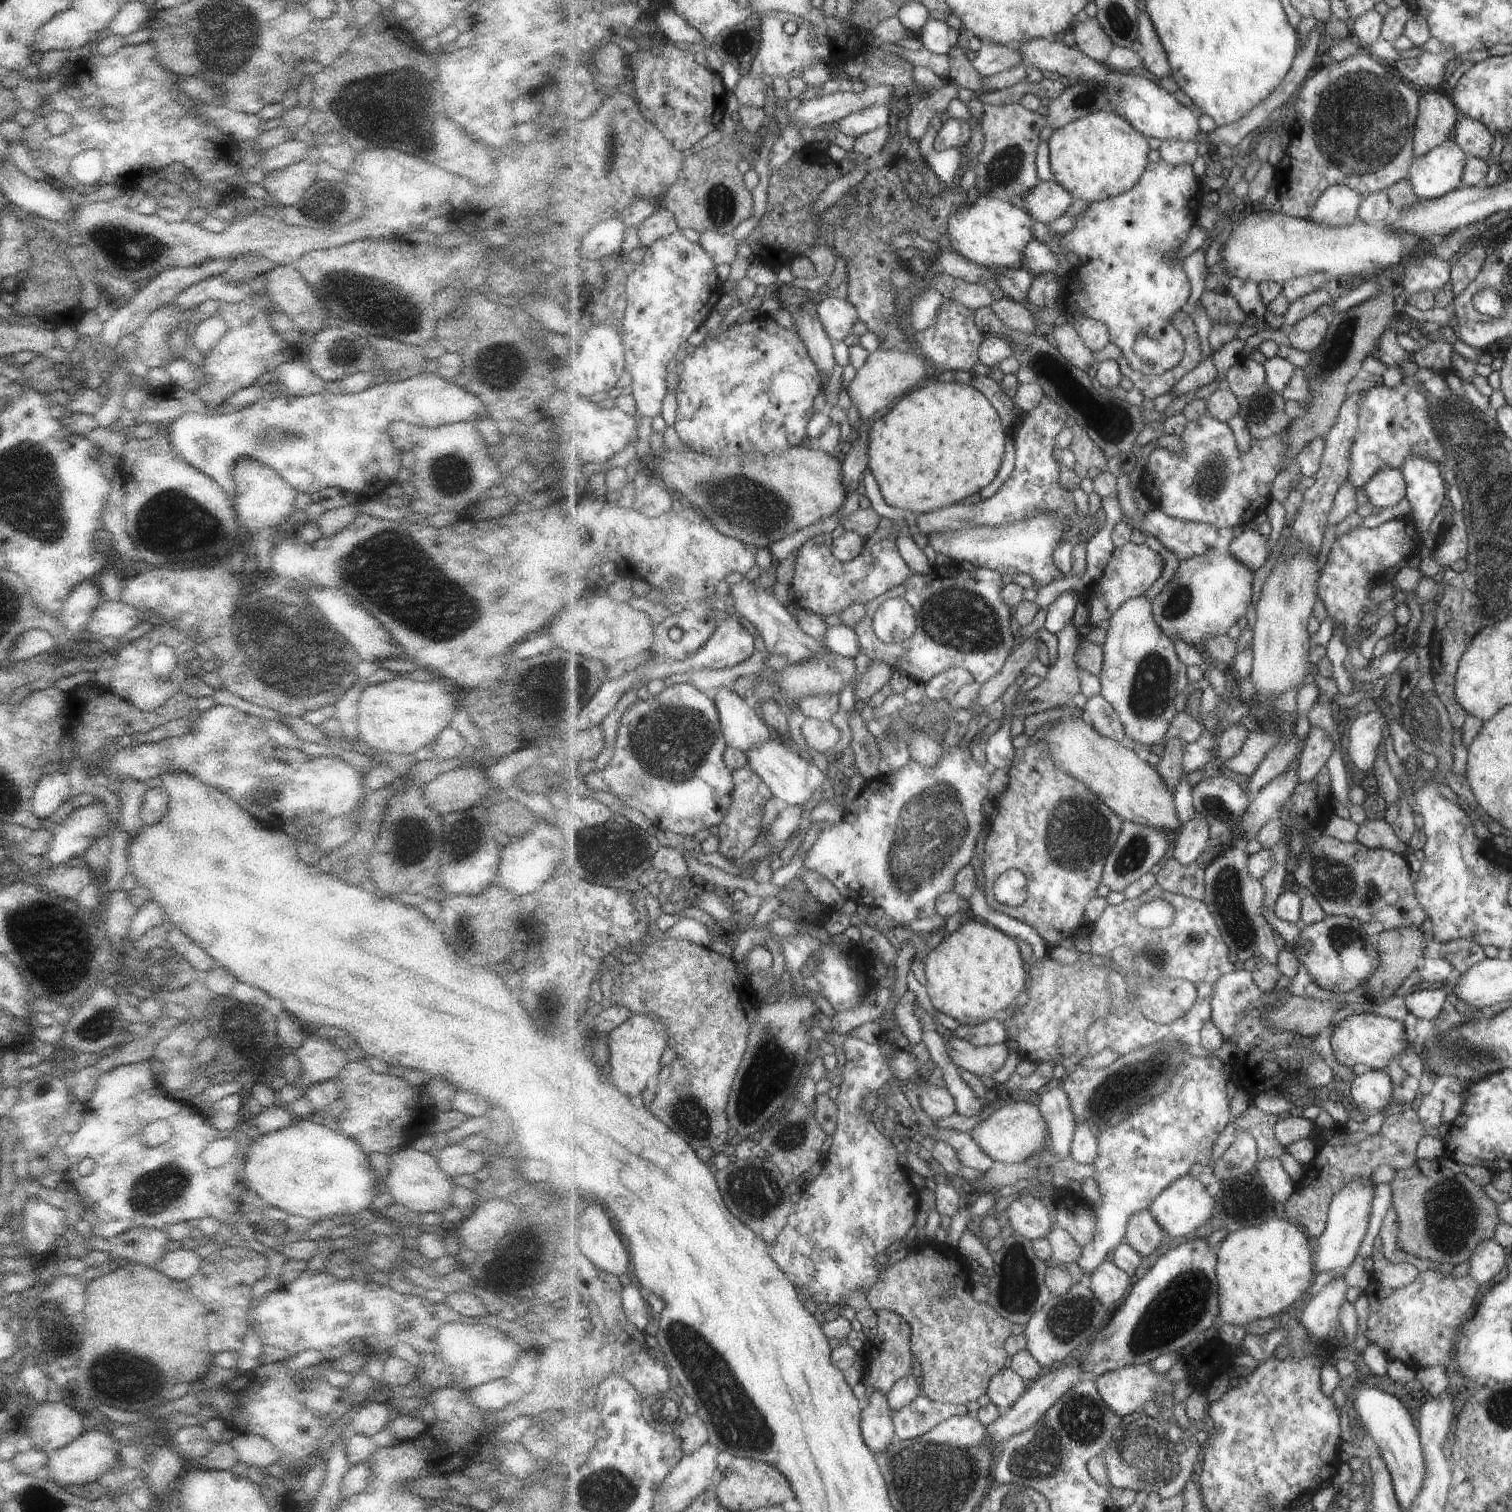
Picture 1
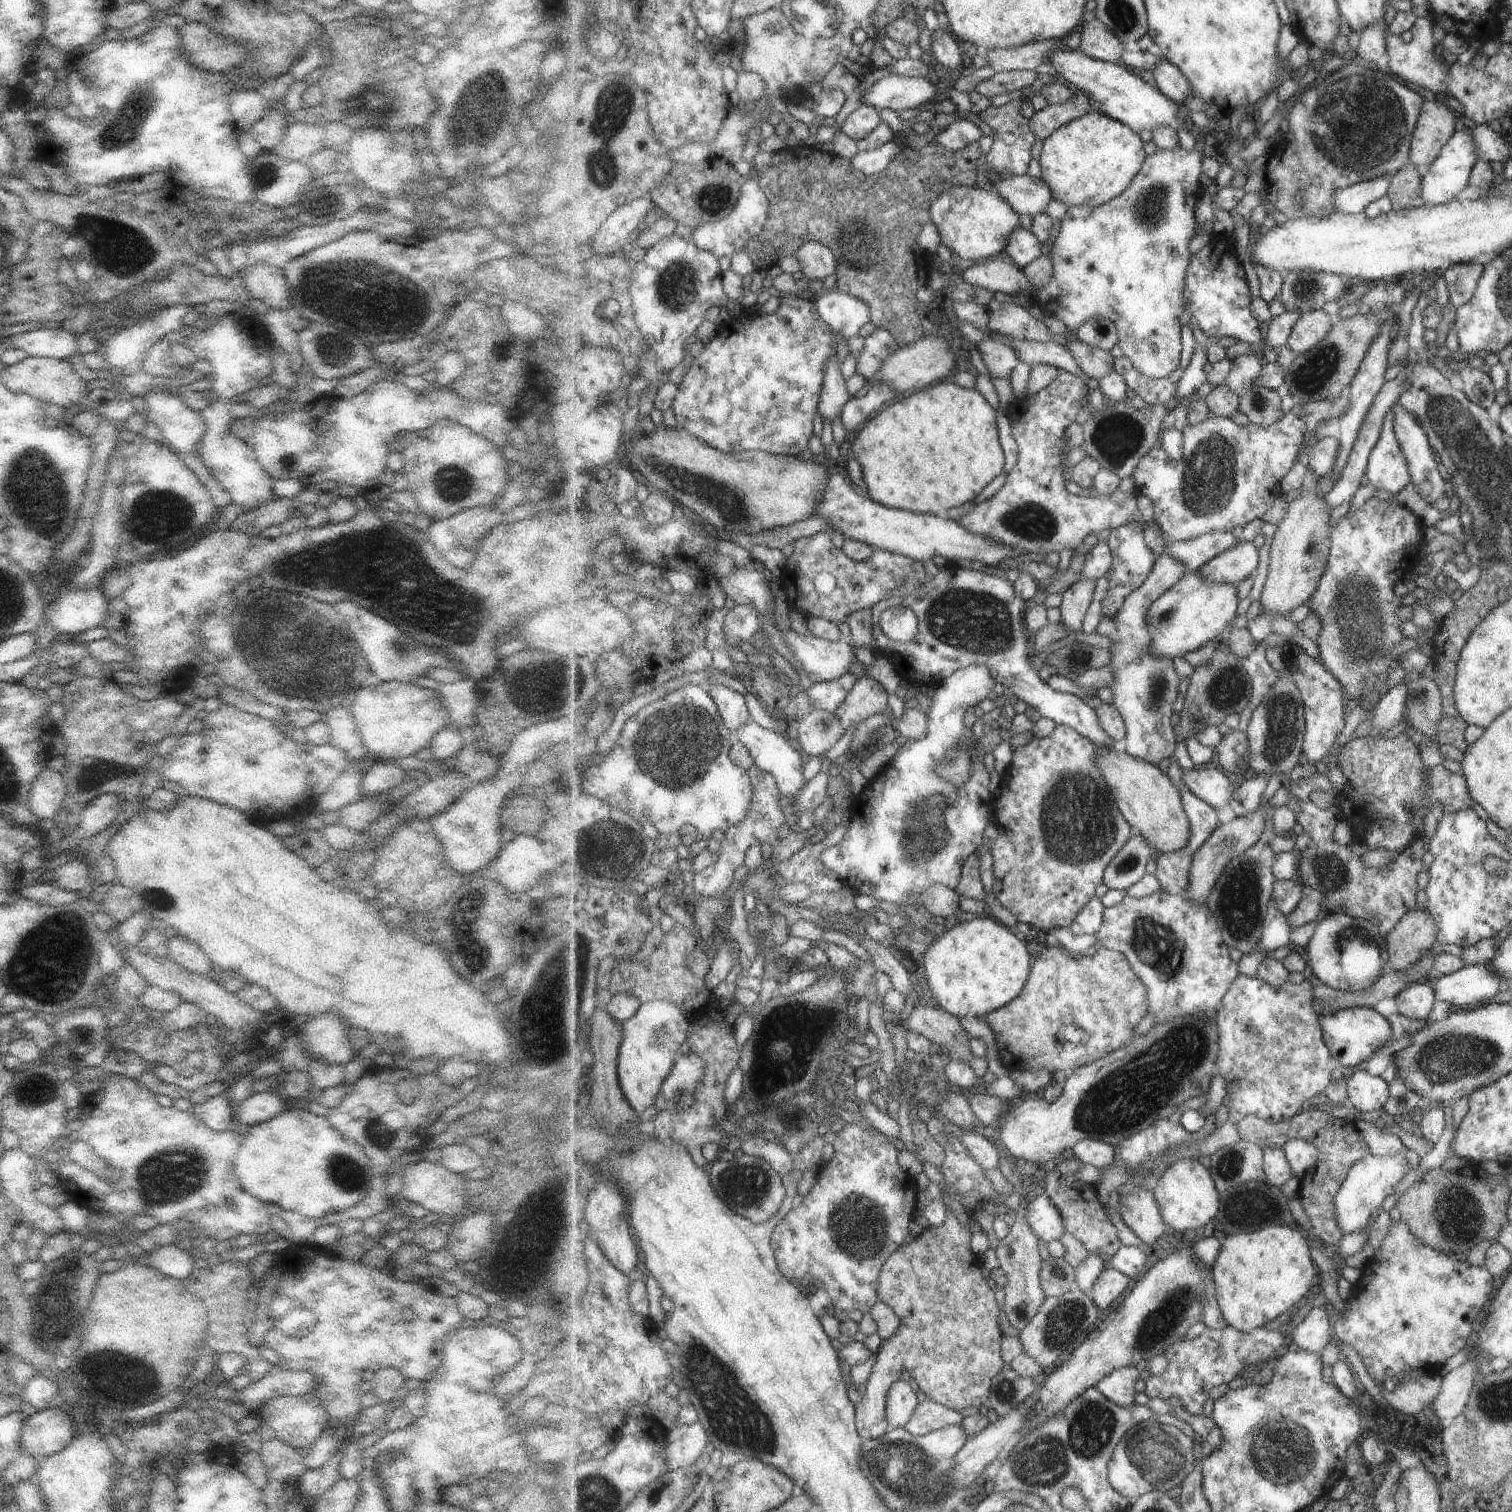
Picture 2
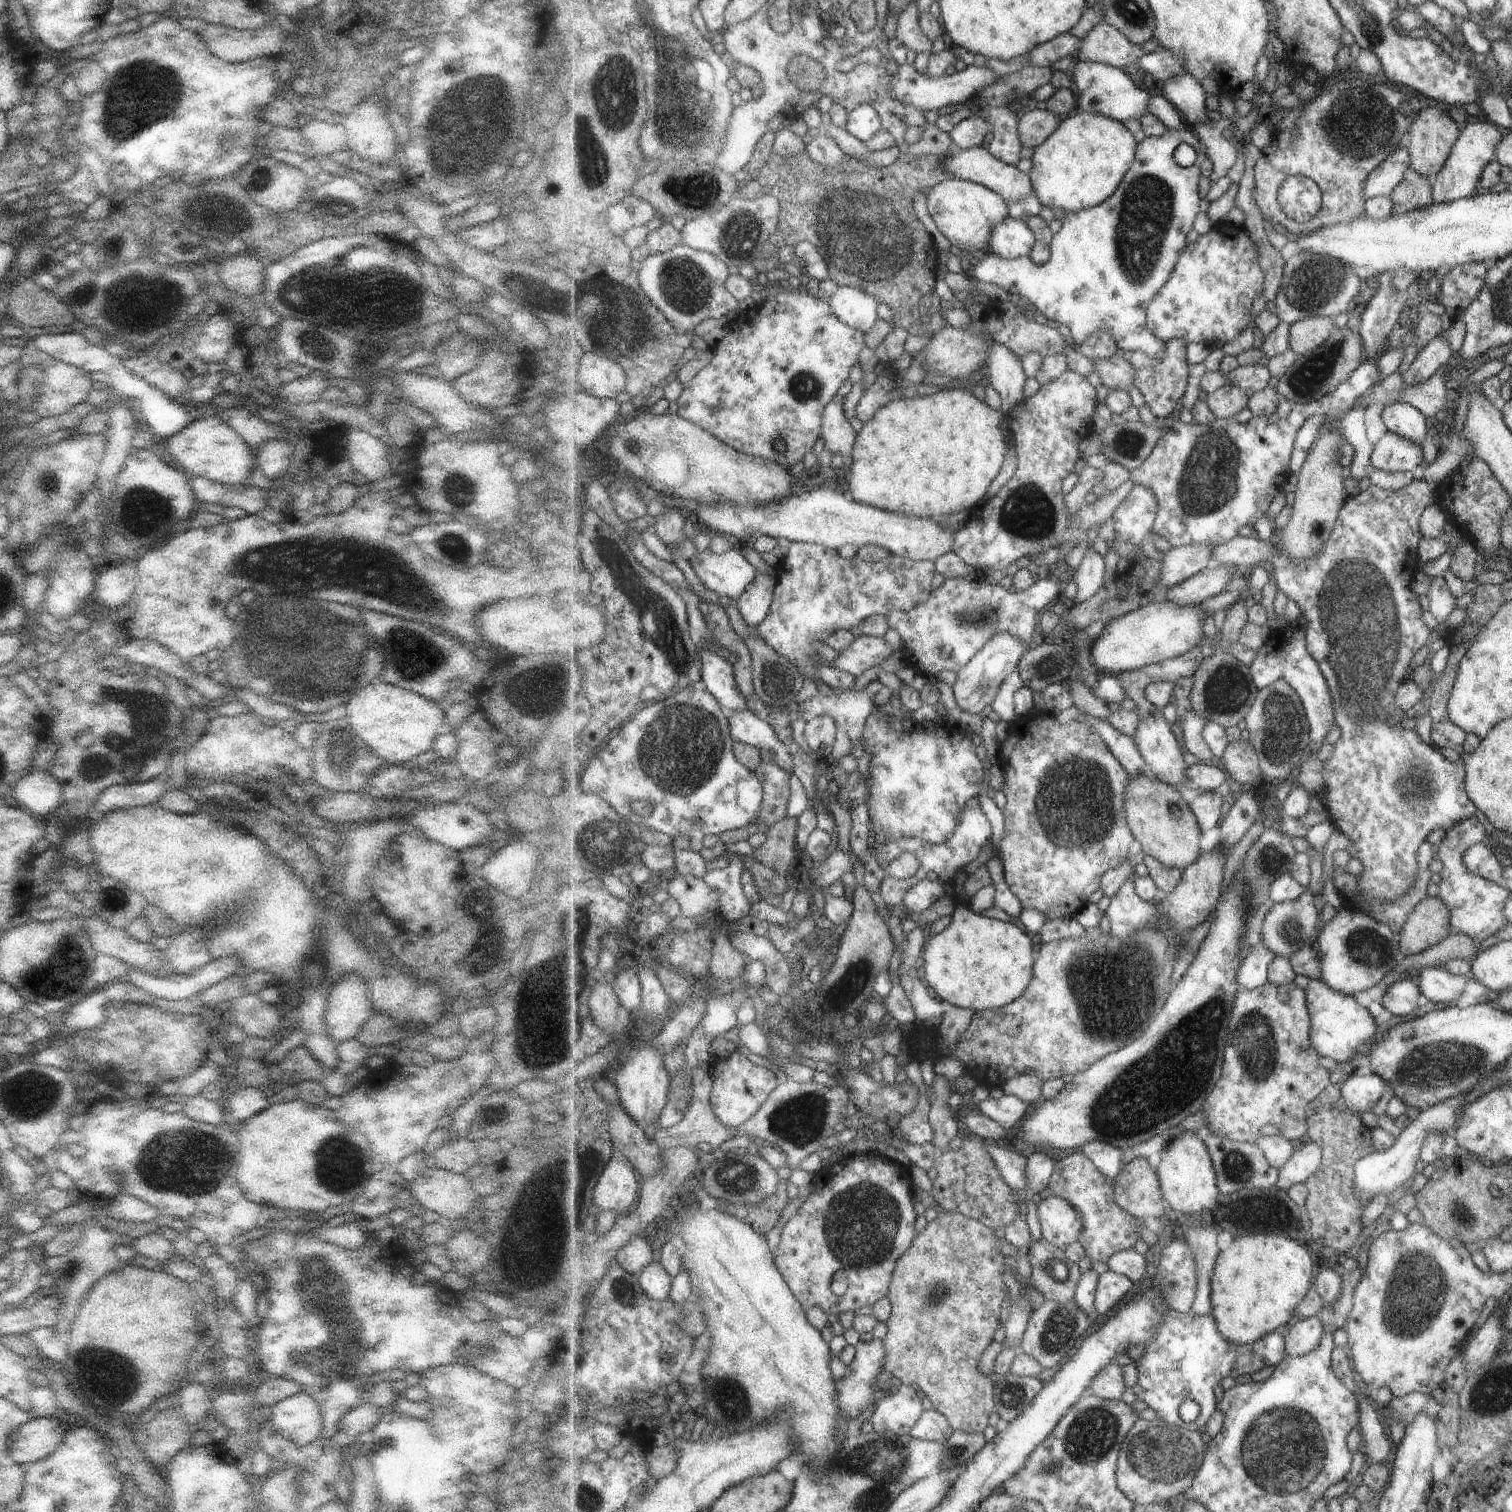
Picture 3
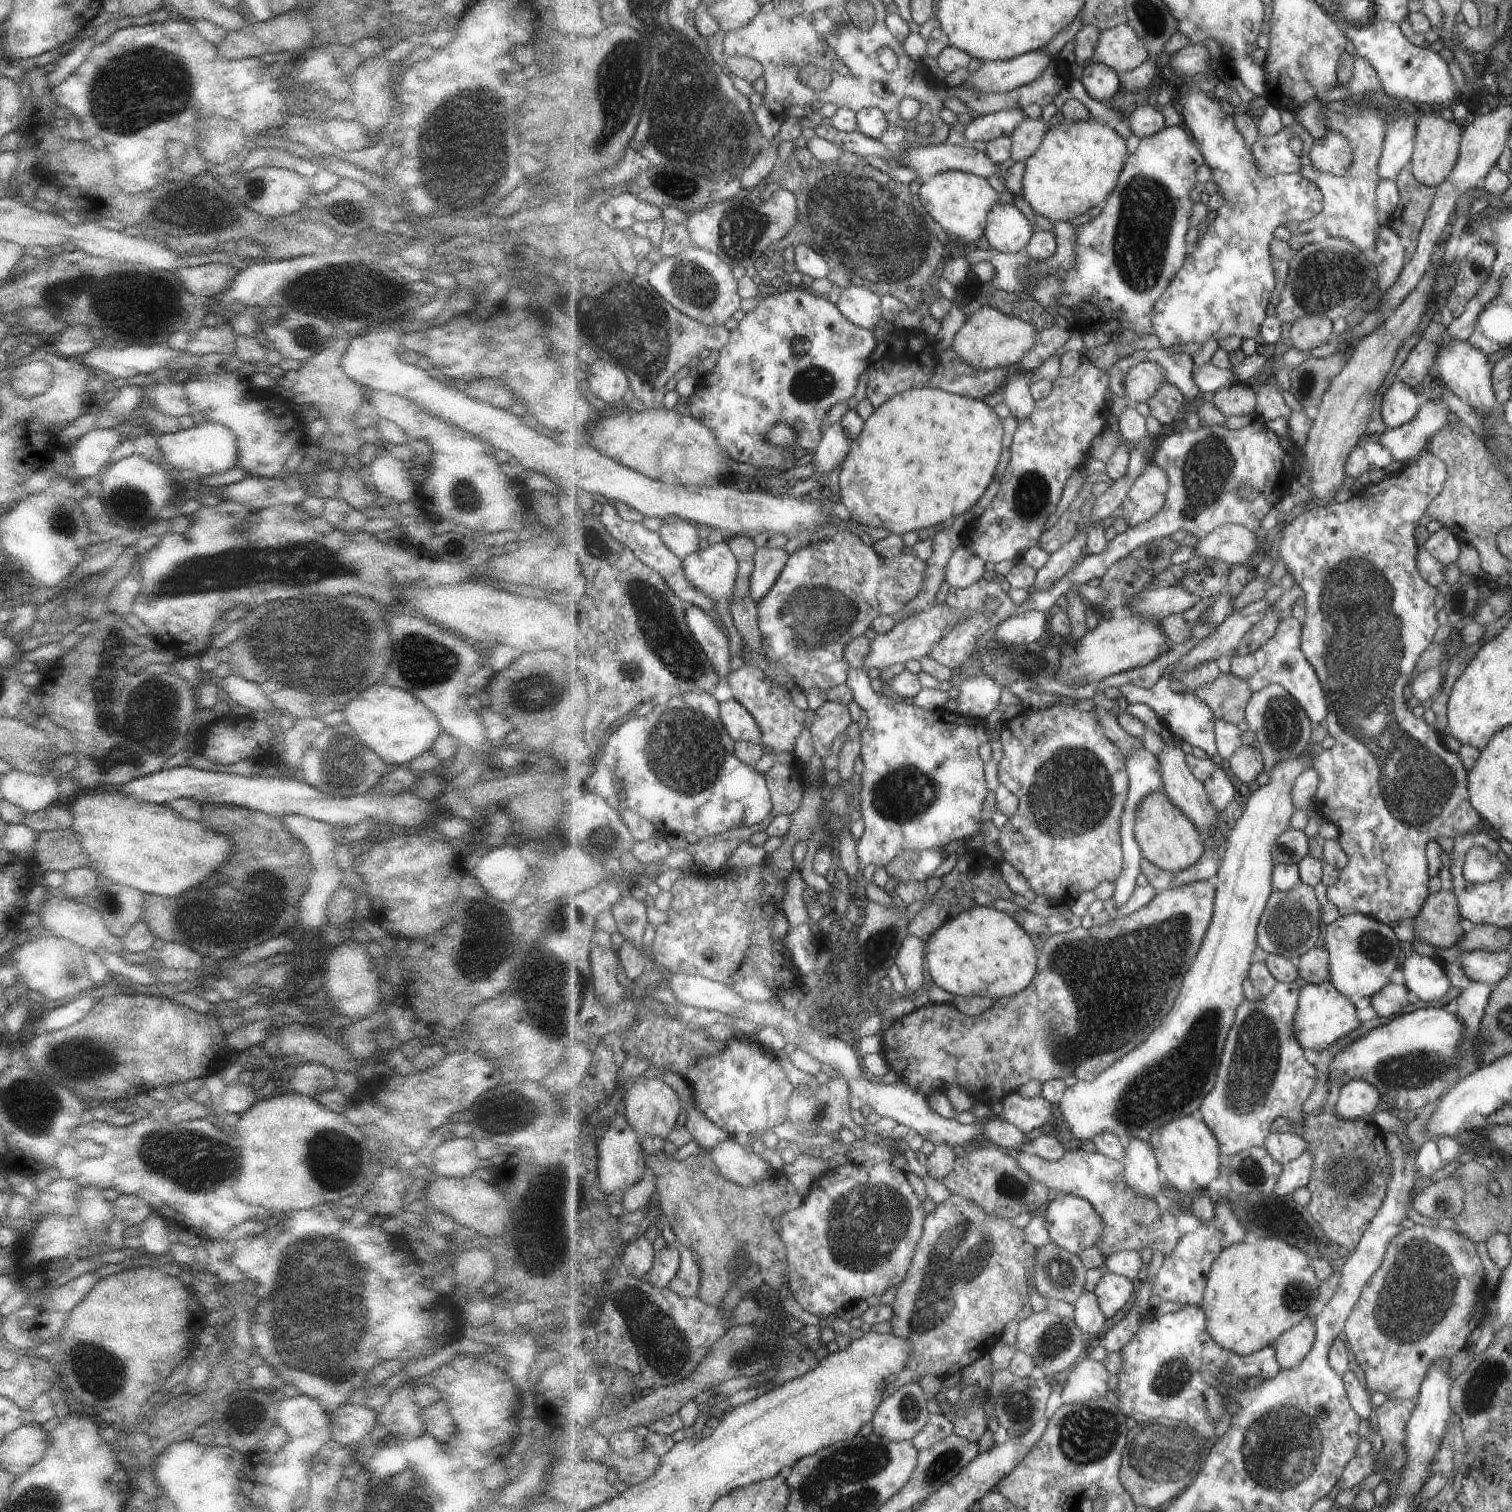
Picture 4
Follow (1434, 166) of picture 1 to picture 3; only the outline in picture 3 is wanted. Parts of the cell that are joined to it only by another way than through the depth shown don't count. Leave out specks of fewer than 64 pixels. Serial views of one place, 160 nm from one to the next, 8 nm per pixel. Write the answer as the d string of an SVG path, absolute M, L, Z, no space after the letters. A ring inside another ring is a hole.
M1471 119L1461 131L1460 139L1452 148L1448 162L1434 177L1432 193L1435 203L1452 203L1454 200L1468 197L1477 188L1477 181L1483 167L1495 156L1495 148L1502 139L1501 131L1494 124L1483 119Z

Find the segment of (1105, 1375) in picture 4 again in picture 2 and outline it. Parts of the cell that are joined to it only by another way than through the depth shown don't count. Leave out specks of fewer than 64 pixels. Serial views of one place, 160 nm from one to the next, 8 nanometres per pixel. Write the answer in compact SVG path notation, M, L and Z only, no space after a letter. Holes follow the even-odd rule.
M1133 1366L1123 1367L1101 1379L1096 1387L1109 1400L1127 1406L1134 1403L1133 1400L1135 1400L1135 1394L1137 1394L1135 1384L1137 1384L1139 1378L1145 1378L1145 1375Z

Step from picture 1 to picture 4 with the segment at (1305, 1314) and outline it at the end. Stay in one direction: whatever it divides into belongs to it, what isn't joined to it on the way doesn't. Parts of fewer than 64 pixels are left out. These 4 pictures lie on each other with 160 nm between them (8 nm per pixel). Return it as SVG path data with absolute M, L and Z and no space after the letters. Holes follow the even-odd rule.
M1313 1320L1301 1322L1297 1327L1285 1332L1276 1345L1280 1368L1294 1368L1297 1364L1301 1364L1309 1352L1313 1351L1316 1338L1317 1328Z

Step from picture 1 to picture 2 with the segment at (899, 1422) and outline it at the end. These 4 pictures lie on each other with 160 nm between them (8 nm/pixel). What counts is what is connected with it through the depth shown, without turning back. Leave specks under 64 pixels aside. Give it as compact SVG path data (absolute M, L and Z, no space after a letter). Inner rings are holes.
M929 1400L917 1407L916 1414L904 1427L907 1432L921 1436L945 1427L960 1425L964 1418L960 1412Z

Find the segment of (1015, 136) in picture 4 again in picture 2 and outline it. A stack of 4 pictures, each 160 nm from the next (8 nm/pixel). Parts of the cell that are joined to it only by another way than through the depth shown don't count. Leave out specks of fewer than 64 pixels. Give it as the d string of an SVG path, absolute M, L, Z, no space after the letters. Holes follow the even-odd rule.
M1077 91L1063 104L1047 104L1046 107L1035 112L1030 118L1030 127L1036 137L1044 141L1056 130L1093 110L1089 100L1089 97L1087 98L1083 91Z

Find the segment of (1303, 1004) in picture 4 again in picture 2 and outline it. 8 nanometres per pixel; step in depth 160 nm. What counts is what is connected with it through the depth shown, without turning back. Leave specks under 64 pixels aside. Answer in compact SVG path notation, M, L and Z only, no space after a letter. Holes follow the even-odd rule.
M1351 1007L1320 1016L1324 1032L1324 1041L1328 1044L1332 1056L1343 1066L1357 1066L1379 1050L1391 1036L1391 1023L1376 1008Z

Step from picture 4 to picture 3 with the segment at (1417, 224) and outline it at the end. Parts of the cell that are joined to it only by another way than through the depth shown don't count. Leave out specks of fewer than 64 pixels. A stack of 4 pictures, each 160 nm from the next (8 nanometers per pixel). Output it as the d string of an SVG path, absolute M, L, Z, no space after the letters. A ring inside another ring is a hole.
M1410 168L1390 194L1394 202L1393 216L1431 206L1434 203L1432 185L1432 179Z

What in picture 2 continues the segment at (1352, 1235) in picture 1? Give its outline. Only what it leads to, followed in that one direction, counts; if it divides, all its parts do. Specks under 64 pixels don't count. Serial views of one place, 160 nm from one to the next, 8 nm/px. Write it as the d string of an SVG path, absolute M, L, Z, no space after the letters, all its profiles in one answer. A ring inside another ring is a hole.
M1405 1147L1401 1152L1391 1156L1369 1155L1352 1166L1348 1172L1347 1180L1341 1185L1336 1194L1334 1205L1338 1223L1343 1234L1367 1231L1374 1216L1379 1212L1381 1202L1393 1194L1396 1186L1409 1174L1409 1148Z

